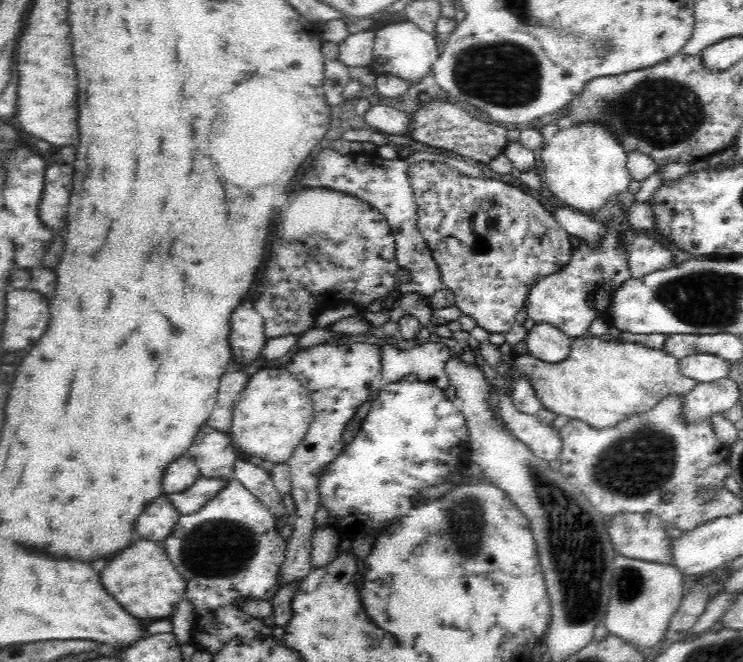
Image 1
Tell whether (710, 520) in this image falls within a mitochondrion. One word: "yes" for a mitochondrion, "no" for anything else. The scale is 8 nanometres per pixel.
no

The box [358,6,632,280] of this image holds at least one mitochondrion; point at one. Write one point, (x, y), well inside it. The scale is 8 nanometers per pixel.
(504, 73)

